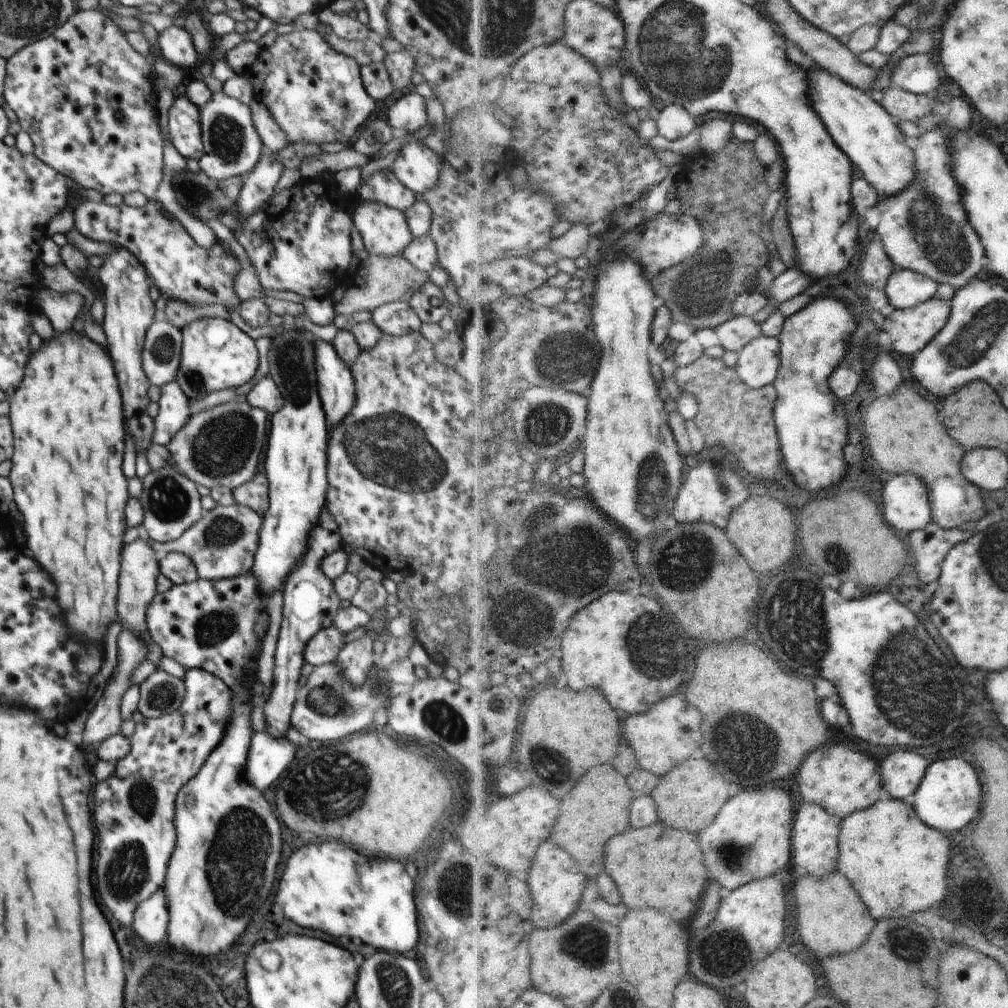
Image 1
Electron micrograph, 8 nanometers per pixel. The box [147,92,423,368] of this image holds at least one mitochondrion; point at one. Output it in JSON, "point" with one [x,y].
{"point":[226,137]}

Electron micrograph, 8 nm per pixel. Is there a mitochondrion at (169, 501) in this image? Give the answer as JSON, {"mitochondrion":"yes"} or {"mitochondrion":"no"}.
{"mitochondrion":"yes"}

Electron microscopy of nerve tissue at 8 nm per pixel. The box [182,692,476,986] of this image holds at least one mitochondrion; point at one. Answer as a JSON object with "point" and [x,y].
{"point":[240,835]}

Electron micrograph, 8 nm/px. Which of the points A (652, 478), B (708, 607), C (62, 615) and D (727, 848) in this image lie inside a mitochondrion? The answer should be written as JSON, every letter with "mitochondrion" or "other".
{"A":"mitochondrion","B":"other","C":"other","D":"mitochondrion"}

